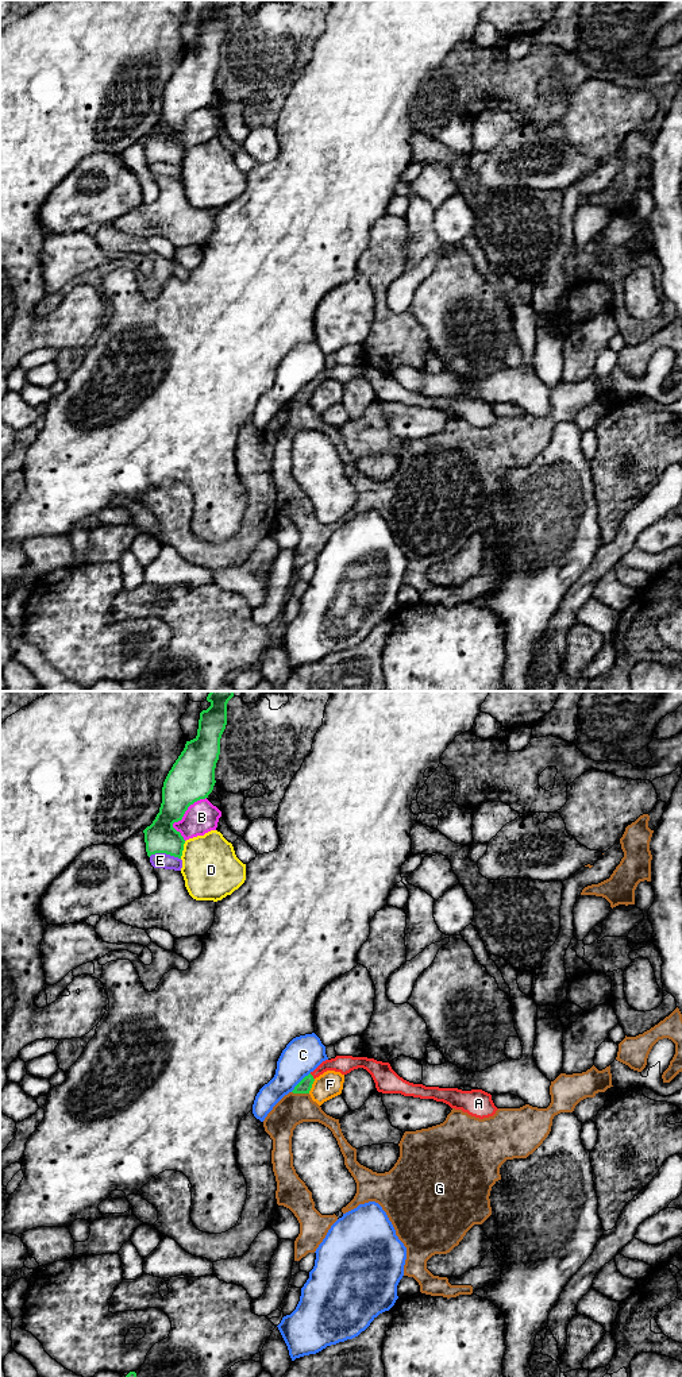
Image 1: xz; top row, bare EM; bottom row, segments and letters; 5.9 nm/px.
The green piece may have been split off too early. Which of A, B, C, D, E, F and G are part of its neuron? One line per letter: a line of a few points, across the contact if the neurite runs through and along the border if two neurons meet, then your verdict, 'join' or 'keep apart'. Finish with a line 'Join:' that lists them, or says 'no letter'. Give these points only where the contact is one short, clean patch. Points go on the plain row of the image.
A: line xz (305, 393), (312, 385), (326, 374), (345, 373); join
B: keep apart
C: keep apart
D: keep apart
E: keep apart
F: keep apart
G: keep apart
Join: A

